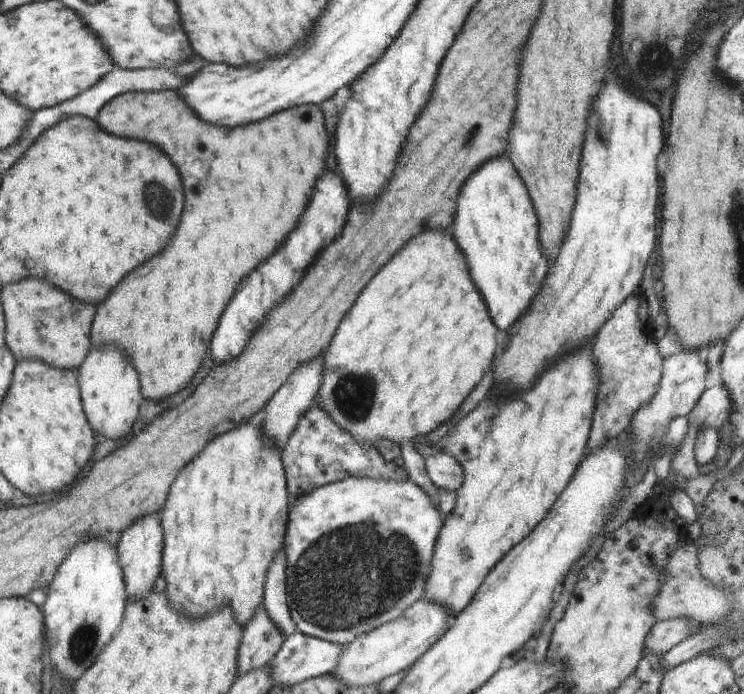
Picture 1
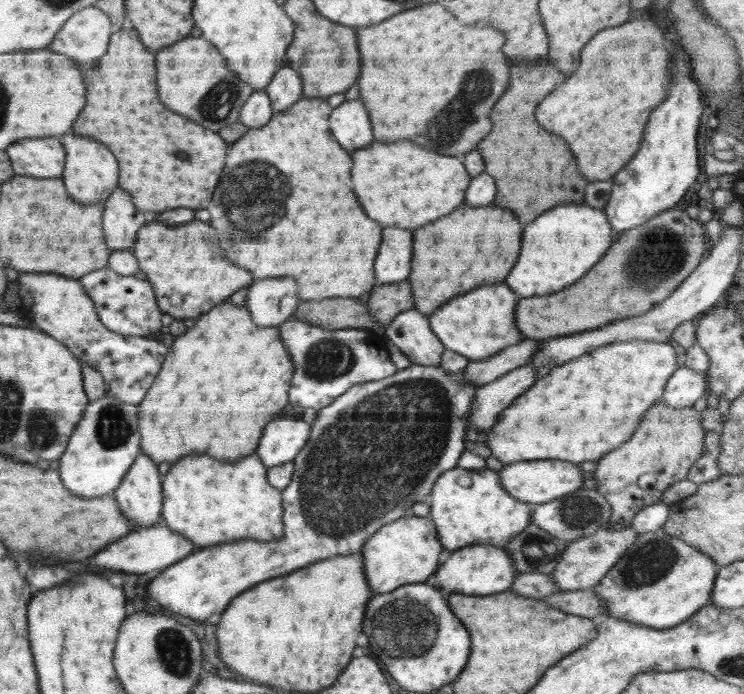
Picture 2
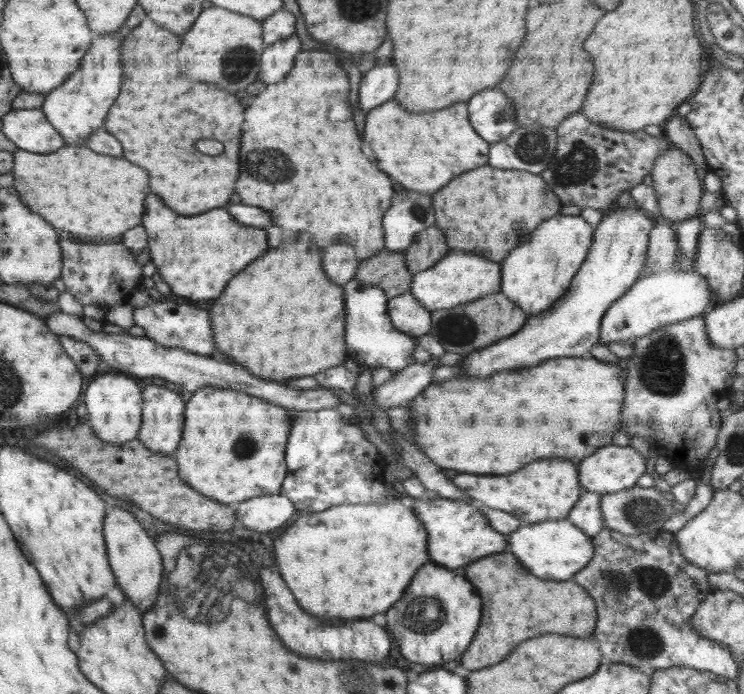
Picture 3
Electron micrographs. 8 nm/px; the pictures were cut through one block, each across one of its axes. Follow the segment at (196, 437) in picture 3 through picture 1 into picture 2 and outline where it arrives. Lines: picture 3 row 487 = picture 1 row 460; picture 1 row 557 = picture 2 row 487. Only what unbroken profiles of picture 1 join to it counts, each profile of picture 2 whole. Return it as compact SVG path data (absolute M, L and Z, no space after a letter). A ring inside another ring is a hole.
M250 454L238 462L220 462L212 456L184 456L172 464L163 476L164 495L161 518L174 532L178 532L196 546L221 545L244 539L273 541L283 536L283 500L281 490L274 488L266 480L267 469L260 457Z

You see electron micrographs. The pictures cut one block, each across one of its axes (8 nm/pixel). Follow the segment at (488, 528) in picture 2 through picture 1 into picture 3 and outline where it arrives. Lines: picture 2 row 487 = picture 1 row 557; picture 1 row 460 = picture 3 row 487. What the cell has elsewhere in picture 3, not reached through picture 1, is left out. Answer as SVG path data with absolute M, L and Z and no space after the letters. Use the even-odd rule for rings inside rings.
M538 460L538 462L532 462L532 464L524 466L522 470L514 472L514 474L508 474L508 476L457 474L451 481L459 491L466 492L474 500L484 502L490 508L510 512L518 520L521 520L524 525L527 525L545 520L566 519L571 508L578 502L580 495L584 491L579 485L578 475L578 467L574 462L568 462L568 460Z

